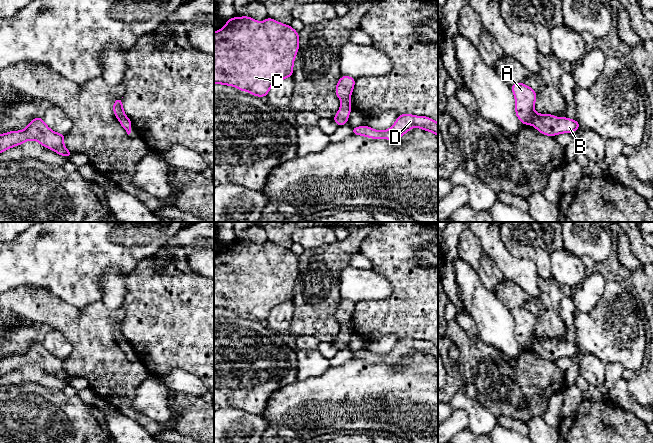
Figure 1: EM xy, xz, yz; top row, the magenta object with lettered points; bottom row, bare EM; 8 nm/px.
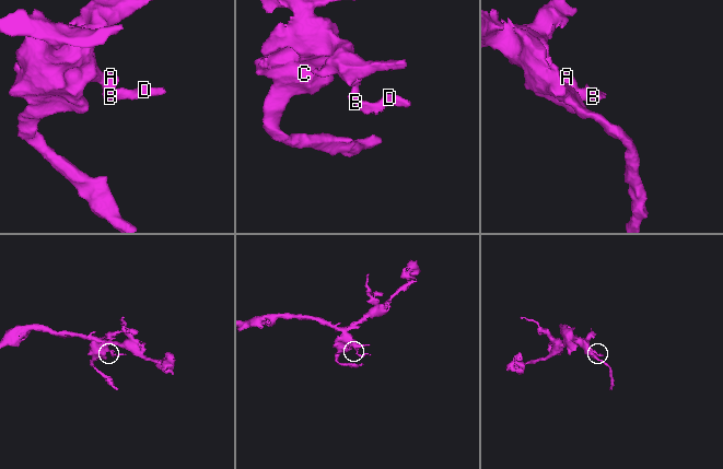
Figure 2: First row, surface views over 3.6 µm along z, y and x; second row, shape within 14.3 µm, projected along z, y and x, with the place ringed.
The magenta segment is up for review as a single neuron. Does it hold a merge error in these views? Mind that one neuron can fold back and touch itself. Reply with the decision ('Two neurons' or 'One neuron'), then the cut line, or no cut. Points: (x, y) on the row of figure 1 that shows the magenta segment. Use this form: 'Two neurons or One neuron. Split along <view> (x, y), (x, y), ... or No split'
Two neurons. Split along yz (538, 115), (530, 124)

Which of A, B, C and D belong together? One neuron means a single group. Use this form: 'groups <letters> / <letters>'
groups A C / B D

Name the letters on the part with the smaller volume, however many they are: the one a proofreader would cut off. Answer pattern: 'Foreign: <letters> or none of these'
Foreign: B, D

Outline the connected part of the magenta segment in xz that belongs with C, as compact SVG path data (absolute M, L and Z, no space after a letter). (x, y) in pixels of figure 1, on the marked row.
M249 16L227 20L225 26L214 32L214 84L234 86L240 91L249 91L258 97L267 96L272 85L293 76L293 64L299 48L299 33L268 17L259 22Z

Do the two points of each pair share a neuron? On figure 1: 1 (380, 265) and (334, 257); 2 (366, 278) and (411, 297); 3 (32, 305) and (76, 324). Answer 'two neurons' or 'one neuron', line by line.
1: two neurons
2: two neurons
3: one neuron

